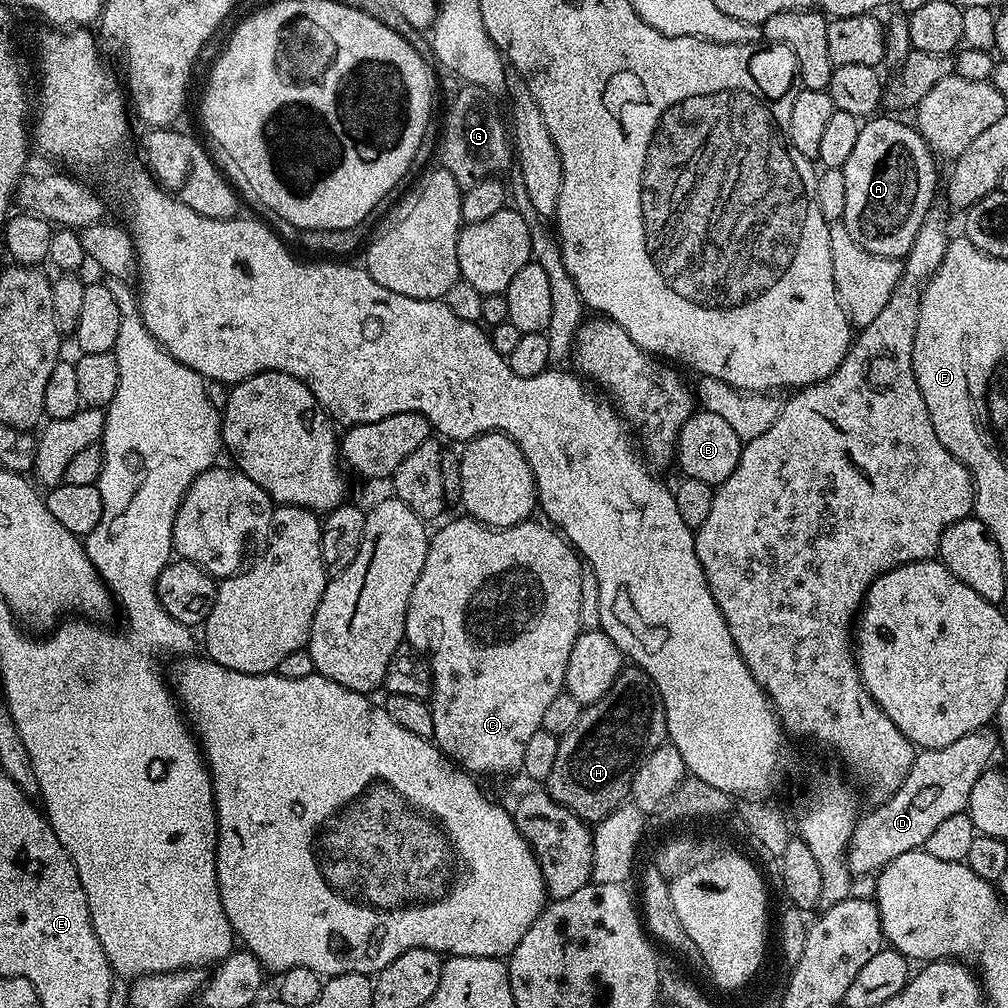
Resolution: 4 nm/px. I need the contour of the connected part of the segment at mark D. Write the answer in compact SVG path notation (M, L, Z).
M985 726L979 732L966 734L966 738L958 738L958 742L950 742L950 746L941 748L925 748L917 751L916 758L912 762L912 769L906 774L902 786L893 796L877 803L873 812L868 812L859 817L856 828L852 831L852 841L848 843L848 871L853 877L871 877L885 868L898 854L906 854L923 849L926 838L945 818L965 811L970 802L970 794L974 790L974 782L983 772L989 771L992 755L998 752L998 737L991 727Z

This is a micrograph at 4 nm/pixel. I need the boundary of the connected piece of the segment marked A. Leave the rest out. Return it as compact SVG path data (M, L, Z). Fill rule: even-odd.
M879 116L869 119L861 127L858 143L850 153L850 158L846 158L844 163L846 210L842 222L850 238L854 238L858 246L879 256L903 258L908 255L922 222L934 206L935 200L932 199L936 196L936 164L932 161L932 149L911 123L903 124L902 121L891 120L888 116Z

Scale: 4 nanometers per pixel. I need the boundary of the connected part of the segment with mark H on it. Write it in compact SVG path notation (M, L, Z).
M628 666L620 673L620 677L598 698L598 702L587 705L581 711L578 723L560 737L558 759L554 761L554 770L550 770L550 778L546 782L546 791L562 806L566 806L580 820L599 822L607 818L612 811L629 799L634 782L634 774L640 764L654 750L665 743L668 734L664 704L656 692L656 685L641 668Z

